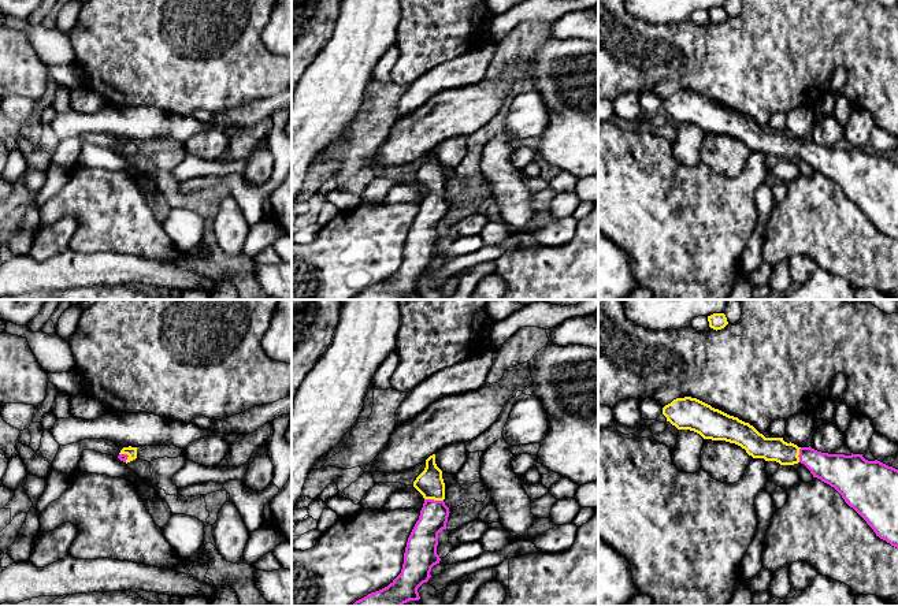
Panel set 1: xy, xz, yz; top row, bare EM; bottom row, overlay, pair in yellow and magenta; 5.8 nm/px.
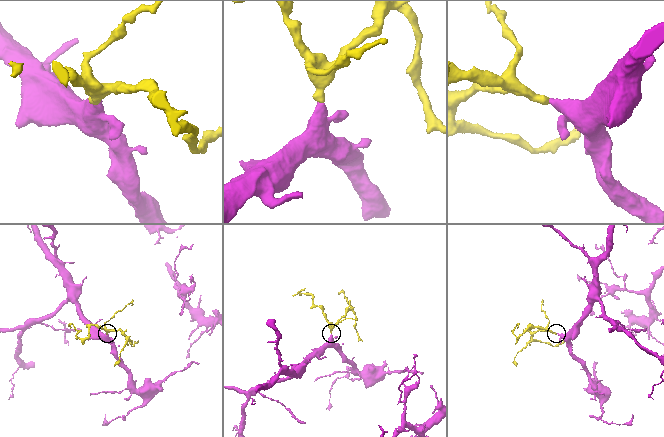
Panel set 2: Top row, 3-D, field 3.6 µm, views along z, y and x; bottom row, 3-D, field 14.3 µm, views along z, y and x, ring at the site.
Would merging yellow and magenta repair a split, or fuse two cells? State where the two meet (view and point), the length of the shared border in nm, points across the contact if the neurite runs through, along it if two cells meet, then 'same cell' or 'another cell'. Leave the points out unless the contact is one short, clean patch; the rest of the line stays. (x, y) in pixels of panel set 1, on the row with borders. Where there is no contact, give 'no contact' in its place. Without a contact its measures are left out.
contact xz (434, 499); length 110 nm; way xz (429, 483), (433, 489), (434, 499), (434, 516), (423, 539); same cell

